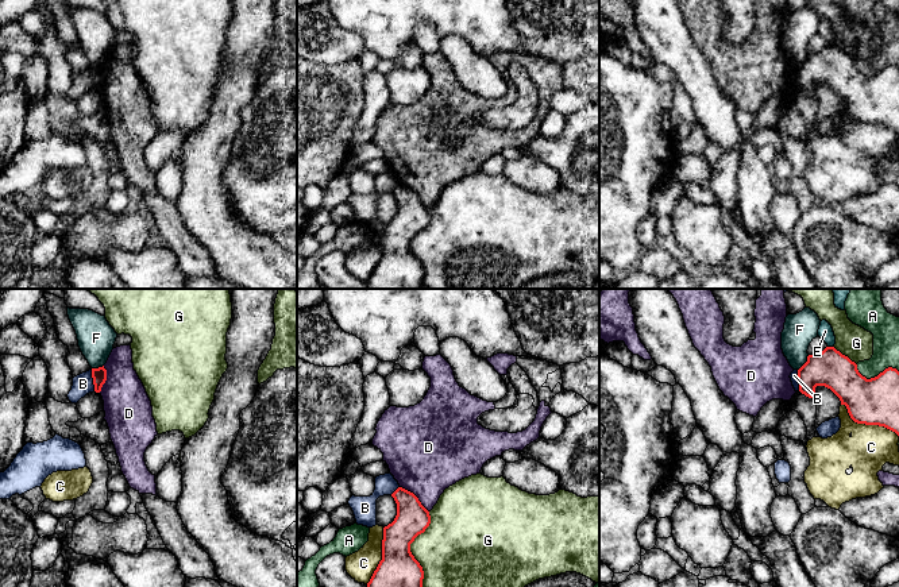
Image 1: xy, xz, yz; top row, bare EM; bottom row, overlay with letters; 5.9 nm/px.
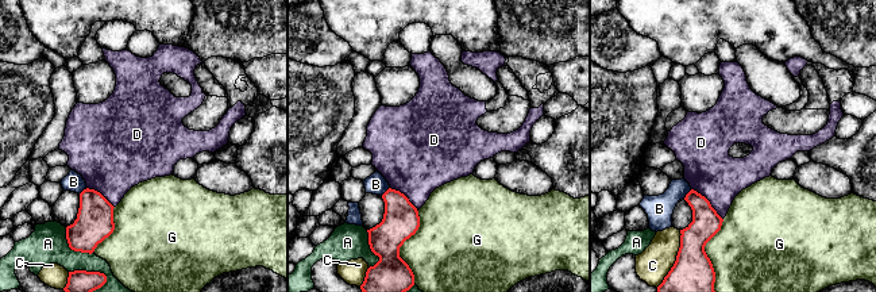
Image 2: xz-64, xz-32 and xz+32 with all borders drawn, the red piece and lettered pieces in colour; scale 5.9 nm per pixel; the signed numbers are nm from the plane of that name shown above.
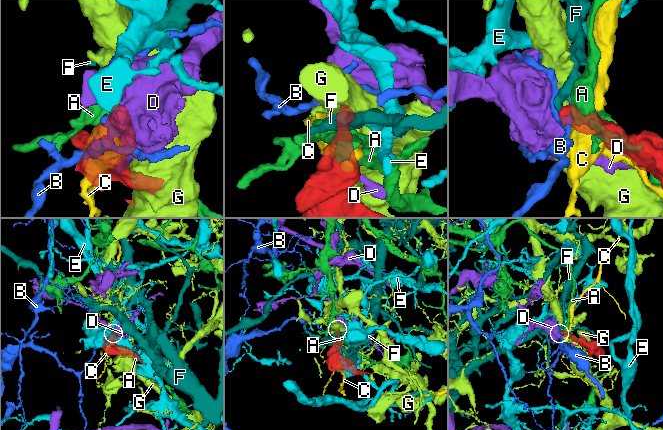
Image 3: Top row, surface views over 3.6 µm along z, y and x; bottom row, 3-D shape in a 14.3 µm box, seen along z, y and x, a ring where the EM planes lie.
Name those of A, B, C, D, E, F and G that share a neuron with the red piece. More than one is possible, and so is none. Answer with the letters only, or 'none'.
none

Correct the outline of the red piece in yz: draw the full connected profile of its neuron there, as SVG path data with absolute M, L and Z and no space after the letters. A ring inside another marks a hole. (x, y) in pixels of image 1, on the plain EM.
M834 45L809 53L798 67L799 89L815 97L815 85L830 86L857 121L884 124L899 134L899 69L888 65L867 77Z

